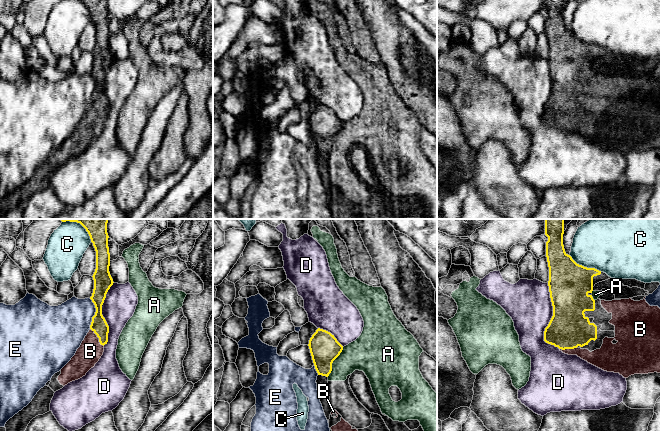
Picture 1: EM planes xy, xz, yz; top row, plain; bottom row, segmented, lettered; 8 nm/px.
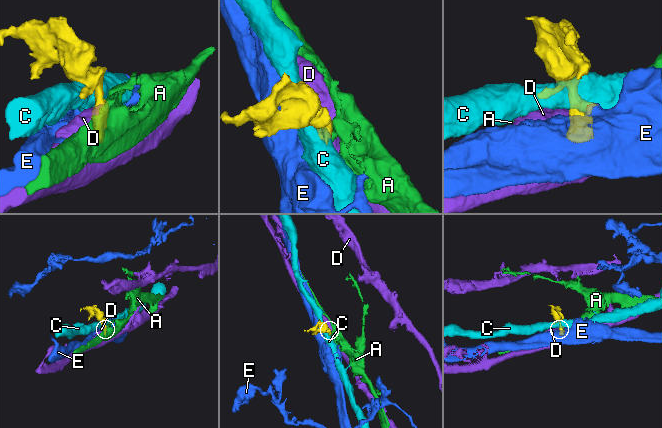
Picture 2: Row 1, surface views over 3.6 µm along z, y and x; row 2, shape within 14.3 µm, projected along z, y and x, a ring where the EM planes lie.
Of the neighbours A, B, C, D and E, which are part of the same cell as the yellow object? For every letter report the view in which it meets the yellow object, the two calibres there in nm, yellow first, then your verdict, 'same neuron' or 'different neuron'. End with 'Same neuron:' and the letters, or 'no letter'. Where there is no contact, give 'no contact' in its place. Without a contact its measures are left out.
A: xz | 240/260 nm | different neuron
B: xy | 130/190 nm | same neuron
C: yz | 340/440 nm | different neuron
D: yz | 320/360 nm | different neuron
E: xy | 140/340 nm | different neuron
Same neuron: B

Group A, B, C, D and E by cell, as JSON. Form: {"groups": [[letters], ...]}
{"groups": [["A"], ["B"], ["C"], ["D"], ["E"]]}

